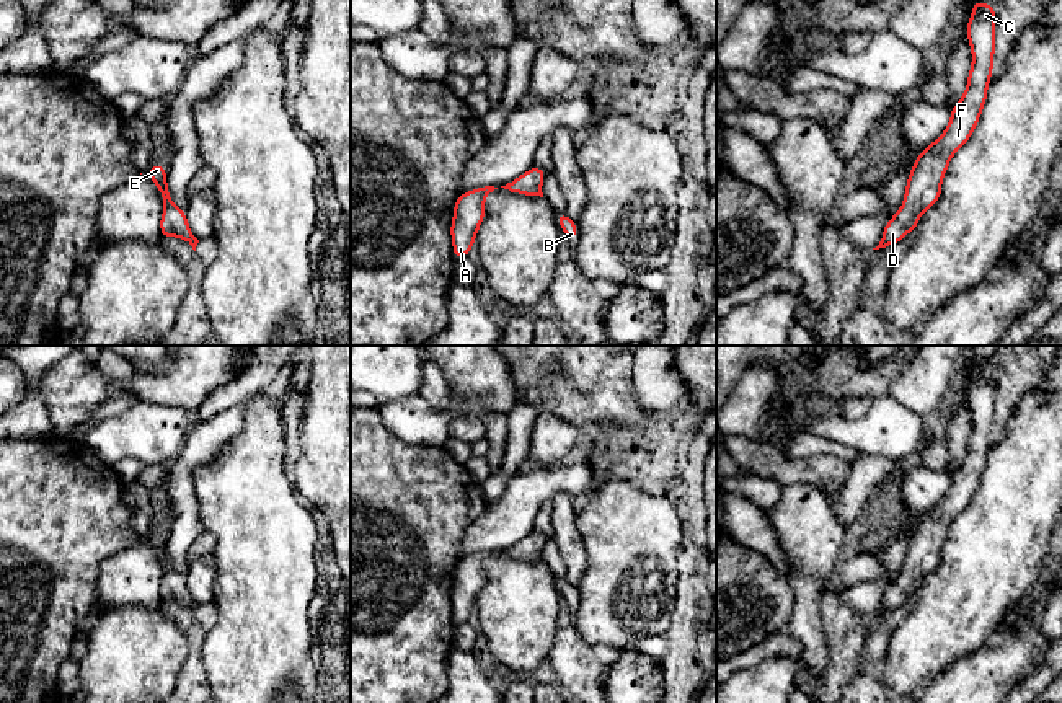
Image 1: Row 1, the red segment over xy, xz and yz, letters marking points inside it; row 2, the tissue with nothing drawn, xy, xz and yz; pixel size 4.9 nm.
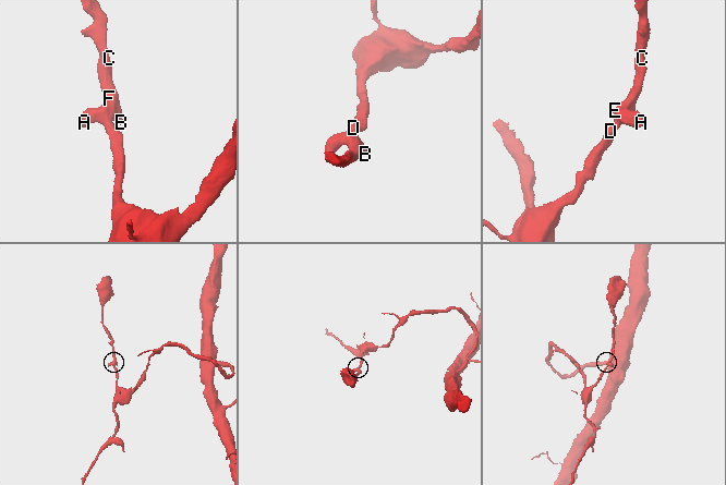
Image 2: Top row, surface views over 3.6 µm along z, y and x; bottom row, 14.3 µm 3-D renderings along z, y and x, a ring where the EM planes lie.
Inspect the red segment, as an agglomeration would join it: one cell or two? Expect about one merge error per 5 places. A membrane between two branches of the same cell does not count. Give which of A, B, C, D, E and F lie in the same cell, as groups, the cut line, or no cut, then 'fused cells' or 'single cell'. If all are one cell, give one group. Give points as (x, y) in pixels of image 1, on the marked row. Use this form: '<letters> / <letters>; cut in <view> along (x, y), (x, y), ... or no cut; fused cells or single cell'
A B C D E F; no cut; single cell

